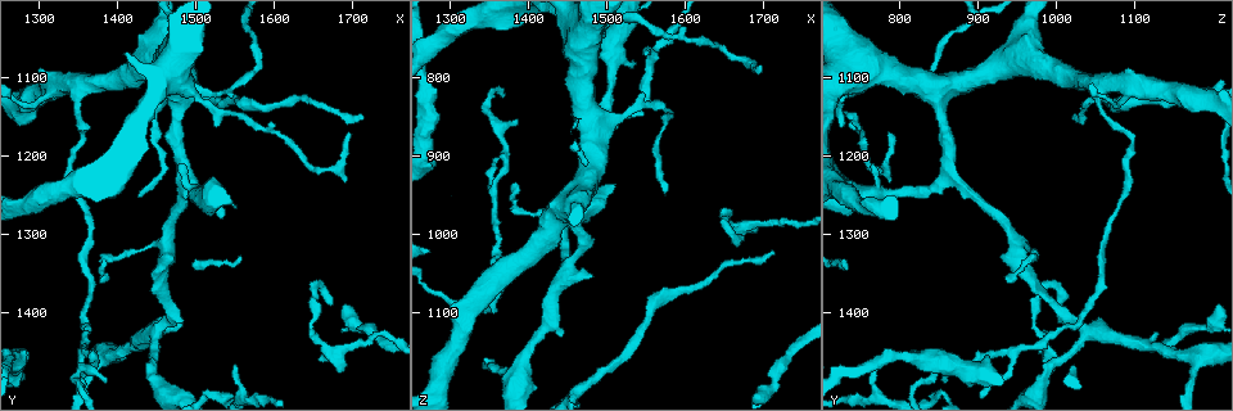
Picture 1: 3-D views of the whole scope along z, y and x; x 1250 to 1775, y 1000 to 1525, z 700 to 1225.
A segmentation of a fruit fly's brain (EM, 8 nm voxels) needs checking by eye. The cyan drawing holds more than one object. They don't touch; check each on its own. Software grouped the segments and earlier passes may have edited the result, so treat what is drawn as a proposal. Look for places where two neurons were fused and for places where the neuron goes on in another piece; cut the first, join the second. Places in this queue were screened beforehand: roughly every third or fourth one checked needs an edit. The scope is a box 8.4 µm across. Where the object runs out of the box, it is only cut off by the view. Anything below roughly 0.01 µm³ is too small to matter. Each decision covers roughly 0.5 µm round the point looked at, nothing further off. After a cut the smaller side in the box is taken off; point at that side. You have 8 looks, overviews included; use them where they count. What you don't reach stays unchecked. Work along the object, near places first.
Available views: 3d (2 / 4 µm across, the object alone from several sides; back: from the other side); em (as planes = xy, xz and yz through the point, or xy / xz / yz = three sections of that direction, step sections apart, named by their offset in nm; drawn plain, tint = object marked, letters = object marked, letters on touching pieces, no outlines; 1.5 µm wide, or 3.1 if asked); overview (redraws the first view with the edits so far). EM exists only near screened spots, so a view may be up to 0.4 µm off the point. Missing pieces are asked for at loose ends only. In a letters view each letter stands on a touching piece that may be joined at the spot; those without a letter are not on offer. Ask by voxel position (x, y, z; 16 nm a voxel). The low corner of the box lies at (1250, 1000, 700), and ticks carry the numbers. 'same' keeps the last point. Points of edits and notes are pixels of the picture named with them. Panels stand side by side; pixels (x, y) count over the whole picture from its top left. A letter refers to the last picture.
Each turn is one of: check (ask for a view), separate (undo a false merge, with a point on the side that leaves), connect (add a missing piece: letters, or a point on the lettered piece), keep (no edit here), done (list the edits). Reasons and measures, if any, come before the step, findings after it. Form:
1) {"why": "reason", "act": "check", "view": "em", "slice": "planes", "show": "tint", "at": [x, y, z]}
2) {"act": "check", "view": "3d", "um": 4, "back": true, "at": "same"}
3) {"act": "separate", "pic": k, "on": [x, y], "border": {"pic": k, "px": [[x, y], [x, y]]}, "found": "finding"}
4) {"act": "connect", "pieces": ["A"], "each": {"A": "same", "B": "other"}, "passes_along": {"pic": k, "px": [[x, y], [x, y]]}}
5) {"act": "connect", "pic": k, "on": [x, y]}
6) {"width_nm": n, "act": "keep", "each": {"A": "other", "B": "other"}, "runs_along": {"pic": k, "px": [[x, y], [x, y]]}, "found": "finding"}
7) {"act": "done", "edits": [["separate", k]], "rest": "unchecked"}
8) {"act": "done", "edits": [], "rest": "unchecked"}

{"why": "end of a long branch", "act": "check", "view": "3d", "um": 4, "at": [1695, 1165, 785]}

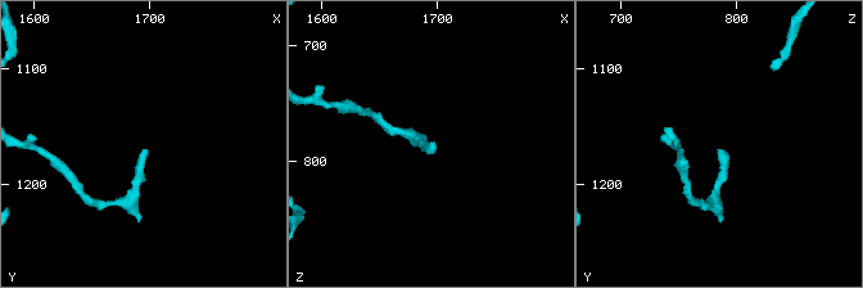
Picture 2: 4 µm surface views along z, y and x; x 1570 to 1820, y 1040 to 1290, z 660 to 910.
{"why": "need the tissue", "act": "check", "view": "em", "slice": "planes", "show": "plain", "at": [1694, 1168, 784]}

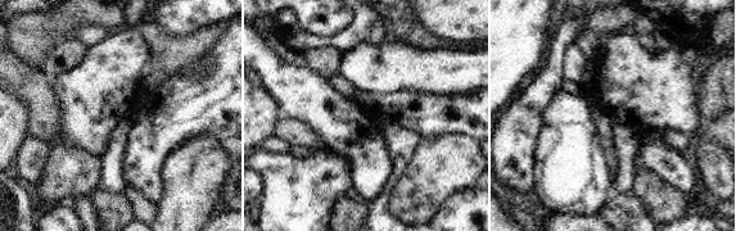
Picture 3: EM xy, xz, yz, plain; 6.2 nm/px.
{"act": "check", "view": "em", "slice": "planes", "show": "letters", "at": "same"}

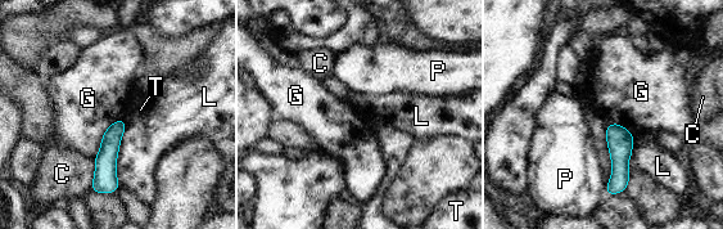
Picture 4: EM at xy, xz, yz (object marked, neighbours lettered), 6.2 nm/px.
{"width_nm": 110, "act": "keep", "each": {"C": "other", "G": "other", "L": "other", "P": "other", "T": "other"}, "runs_along": {"pic": 4, "px": [[121, 124], [98, 189]]}, "found": "no lettered piece goes on from it"}

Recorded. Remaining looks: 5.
{"why": "sharp bend", "act": "check", "view": "em", "slice": "planes", "show": "letters", "at": [1400, 1330, 975]}

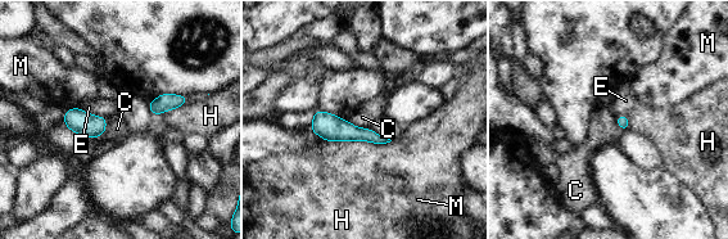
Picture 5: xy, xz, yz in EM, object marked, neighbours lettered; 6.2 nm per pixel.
{"longest_contact_nm": ["H", 420], "act": "keep", "each": {"C": "other", "E": "other", "H": "other", "M": "other"}, "border": {"pic": 5, "px": [[392, 140], [325, 141]]}, "found": "all the same neuron"}

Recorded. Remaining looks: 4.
{"why": "branch stops here", "act": "check", "view": "em", "slice": "yz", "step": 4, "show": "tint", "at": [1675, 1390, 1010]}

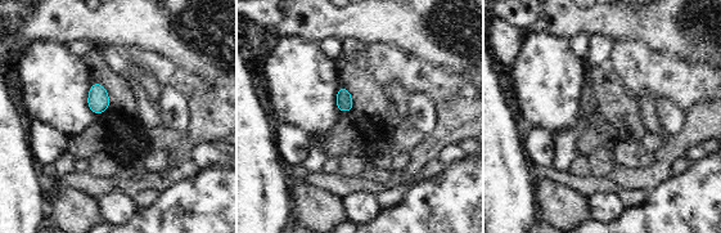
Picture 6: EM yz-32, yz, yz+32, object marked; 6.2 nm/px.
{"why": "another direction", "act": "check", "view": "em", "slice": "planes", "show": "letters", "at": "same"}

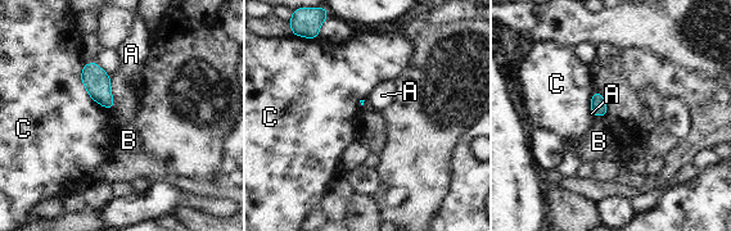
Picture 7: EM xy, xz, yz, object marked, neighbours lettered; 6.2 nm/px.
{"act": "keep", "each": {"A": "other", "B": "other", "C": "other"}, "border": {"pic": 7, "px": [[605, 114], [598, 118]]}, "found": "none of them fits"}

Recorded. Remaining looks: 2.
{"act": "done", "edits": [], "rest": "unchecked"}

